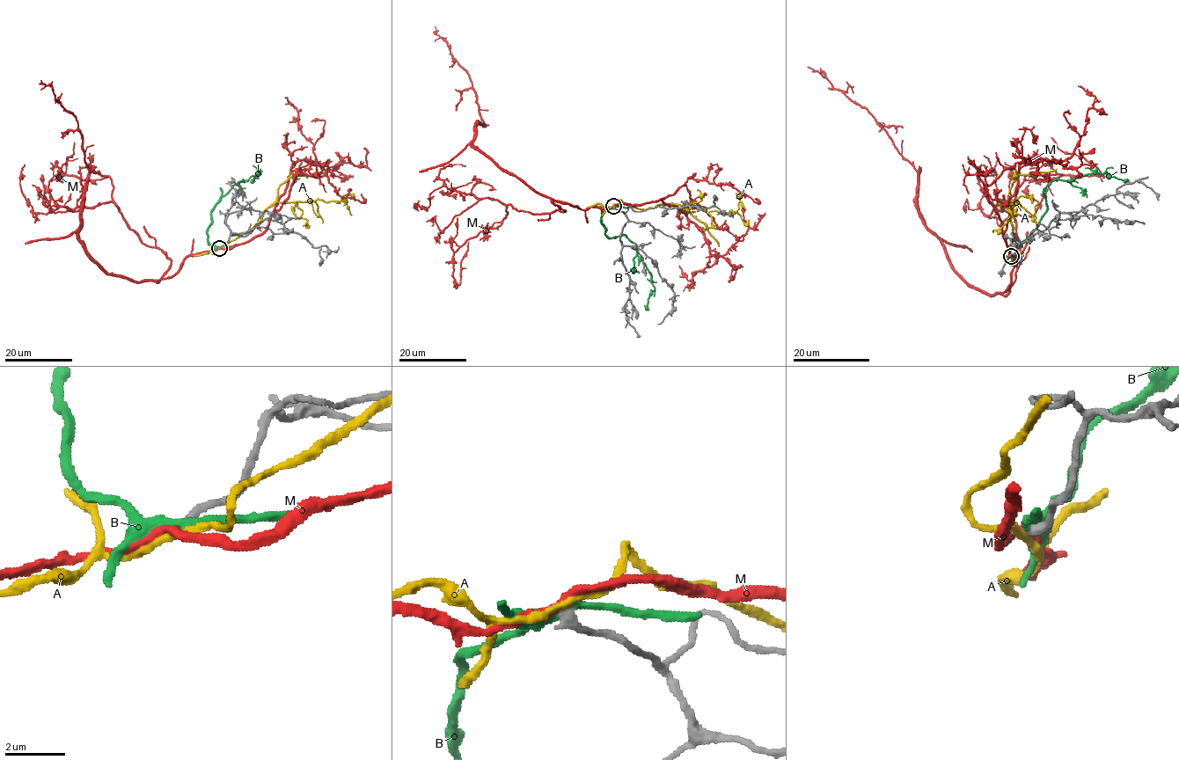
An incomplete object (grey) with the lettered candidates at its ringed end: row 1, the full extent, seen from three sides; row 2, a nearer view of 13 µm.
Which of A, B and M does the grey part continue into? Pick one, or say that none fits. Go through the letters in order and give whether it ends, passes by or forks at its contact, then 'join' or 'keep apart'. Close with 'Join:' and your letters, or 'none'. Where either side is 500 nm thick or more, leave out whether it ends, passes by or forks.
A: it passes by; keep apart
B: it passes by; keep apart
M: it passes by; keep apart
Join: none

